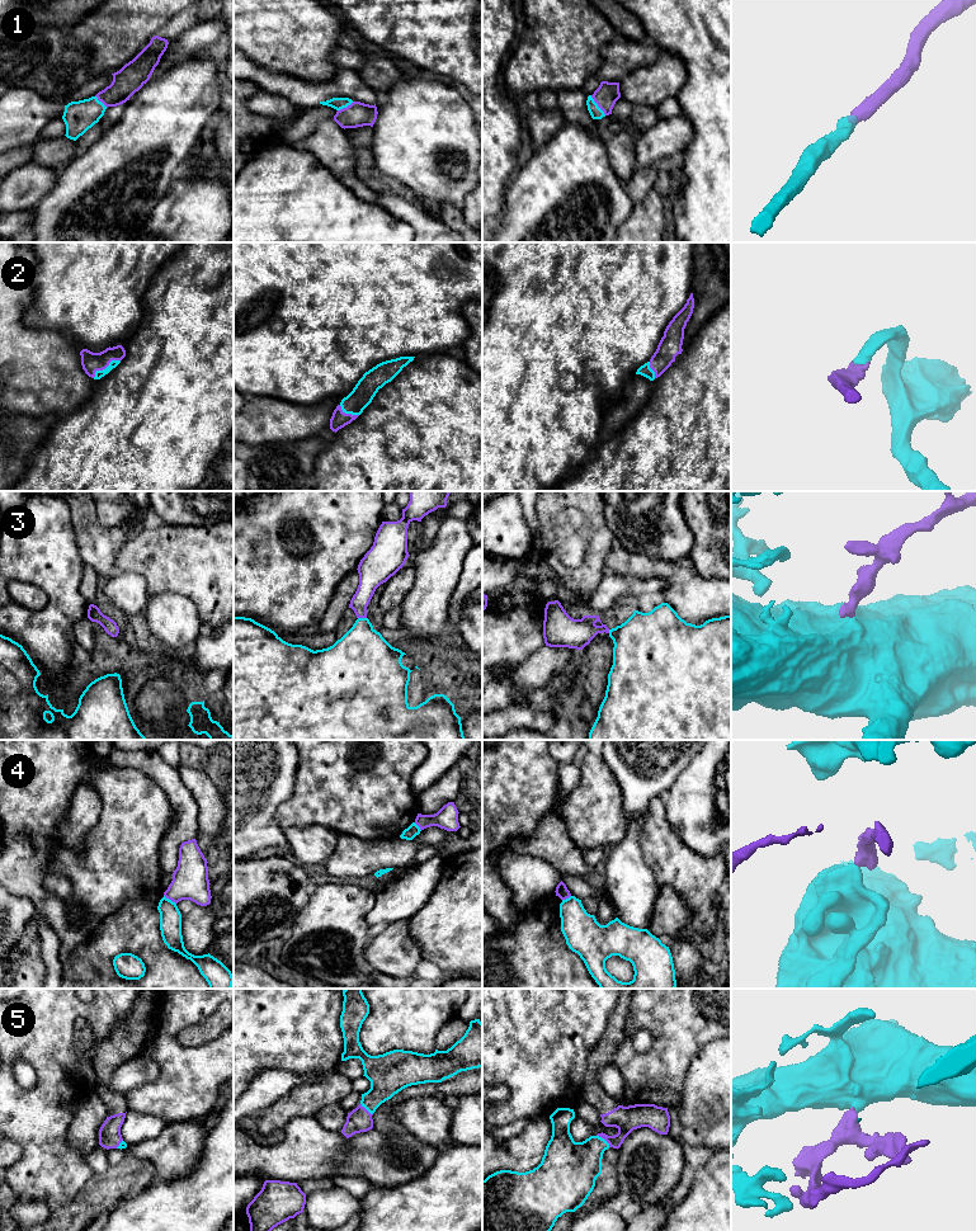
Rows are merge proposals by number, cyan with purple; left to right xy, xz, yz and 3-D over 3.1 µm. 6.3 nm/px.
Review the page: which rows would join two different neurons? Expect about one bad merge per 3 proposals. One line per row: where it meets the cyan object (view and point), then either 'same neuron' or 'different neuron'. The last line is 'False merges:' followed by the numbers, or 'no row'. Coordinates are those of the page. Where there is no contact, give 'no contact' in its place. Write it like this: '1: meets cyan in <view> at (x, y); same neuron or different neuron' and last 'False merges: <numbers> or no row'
1: meets cyan in yz at (597, 105); same neuron
2: meets cyan in xy at (105, 368); same neuron
3: meets cyan in xz at (362, 618); same neuron
4: meets cyan in xy at (170, 900); different neuron
5: meets cyan in yz at (604, 1140); same neuron
False merges: 4

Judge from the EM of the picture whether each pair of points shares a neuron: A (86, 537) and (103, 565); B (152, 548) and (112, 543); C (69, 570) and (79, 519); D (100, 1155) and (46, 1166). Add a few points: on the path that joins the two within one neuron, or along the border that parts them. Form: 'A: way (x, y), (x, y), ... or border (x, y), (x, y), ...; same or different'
A: way (93, 543), (99, 550), (102, 559); same
B: border (142, 527), (118, 552), (117, 571); different
C: border (69, 509), (78, 552), (85, 564); different
D: border (85, 1155), (85, 1161), (95, 1175); different

